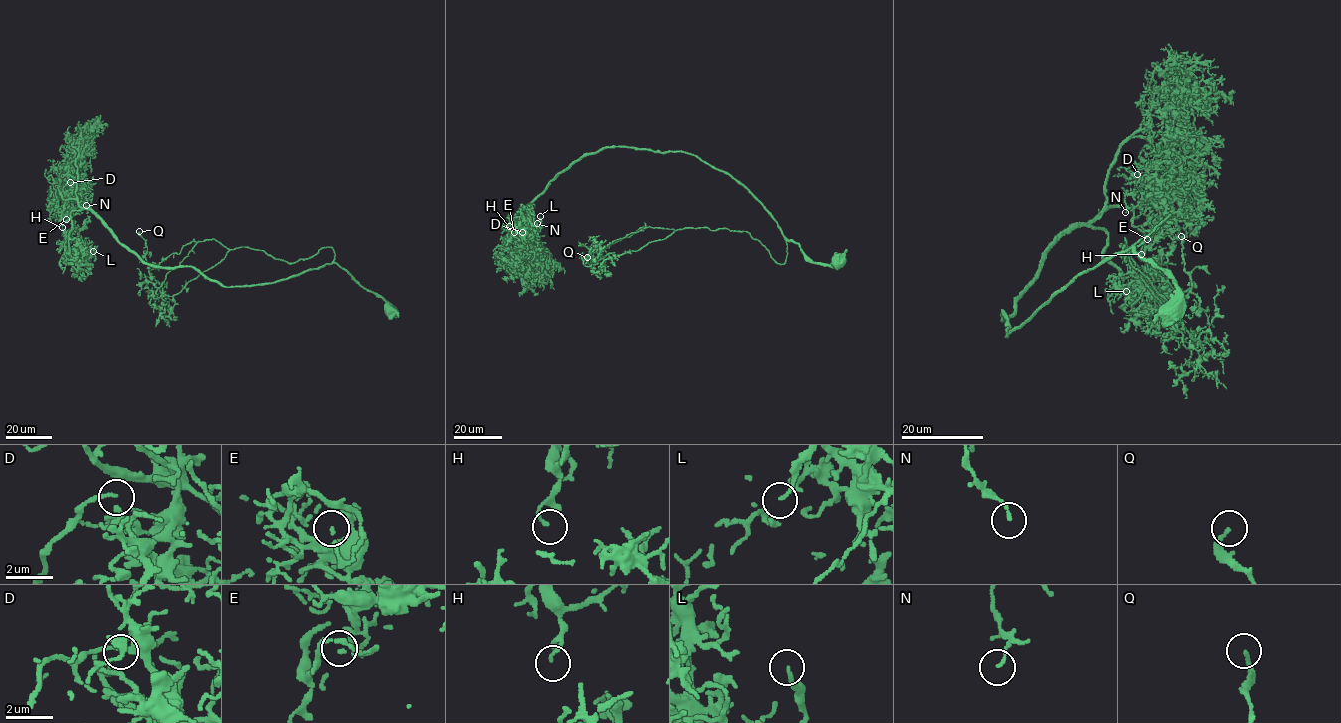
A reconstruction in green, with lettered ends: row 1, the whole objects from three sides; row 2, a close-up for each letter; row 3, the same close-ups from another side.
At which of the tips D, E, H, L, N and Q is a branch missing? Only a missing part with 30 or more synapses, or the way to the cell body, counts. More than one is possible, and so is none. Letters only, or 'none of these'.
E, H

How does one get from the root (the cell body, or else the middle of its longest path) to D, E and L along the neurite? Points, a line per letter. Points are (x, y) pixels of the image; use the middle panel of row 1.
D: (839, 260), (812, 261), (746, 188), (696, 156), (624, 147), (584, 154), (559, 172), (512, 238), (522, 232)
E: (839, 260), (812, 261), (746, 188), (696, 156), (624, 147), (584, 154), (559, 172), (509, 228), (514, 232)
L: (839, 260), (812, 261), (742, 185), (681, 152), (584, 154), (516, 214), (526, 209), (539, 226), (540, 216)

